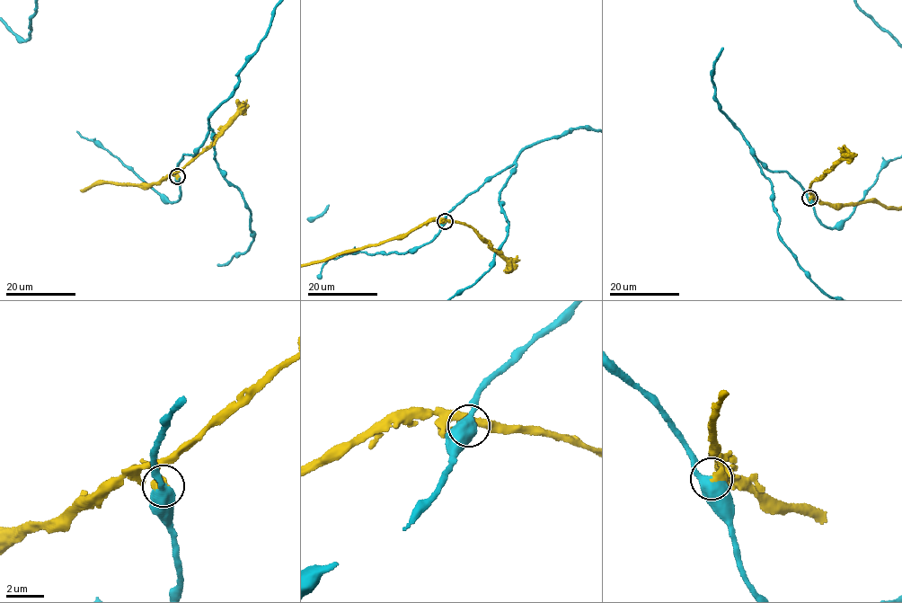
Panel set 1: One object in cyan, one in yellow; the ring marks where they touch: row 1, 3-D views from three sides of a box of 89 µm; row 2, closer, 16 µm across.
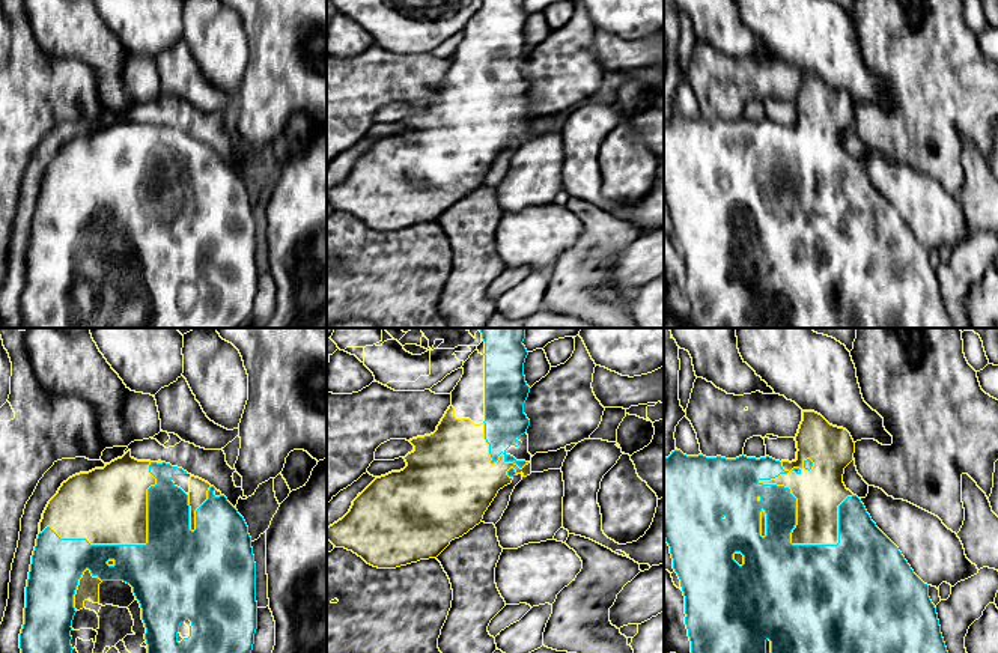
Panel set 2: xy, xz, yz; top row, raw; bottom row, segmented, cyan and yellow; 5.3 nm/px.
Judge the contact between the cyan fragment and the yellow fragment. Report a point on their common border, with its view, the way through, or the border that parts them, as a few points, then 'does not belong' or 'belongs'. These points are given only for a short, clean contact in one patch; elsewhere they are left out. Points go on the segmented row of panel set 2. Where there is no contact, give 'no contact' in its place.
meets cyan in yz at (797, 545); does not belong

